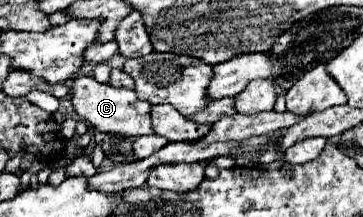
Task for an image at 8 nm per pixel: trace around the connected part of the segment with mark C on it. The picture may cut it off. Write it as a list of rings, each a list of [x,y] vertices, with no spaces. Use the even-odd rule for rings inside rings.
[[[78,76],[72,82],[72,104],[74,104],[74,110],[100,132],[124,134],[132,138],[154,134],[152,122],[150,122],[152,104],[138,100],[134,90],[114,88],[110,84],[100,84],[90,76]]]

